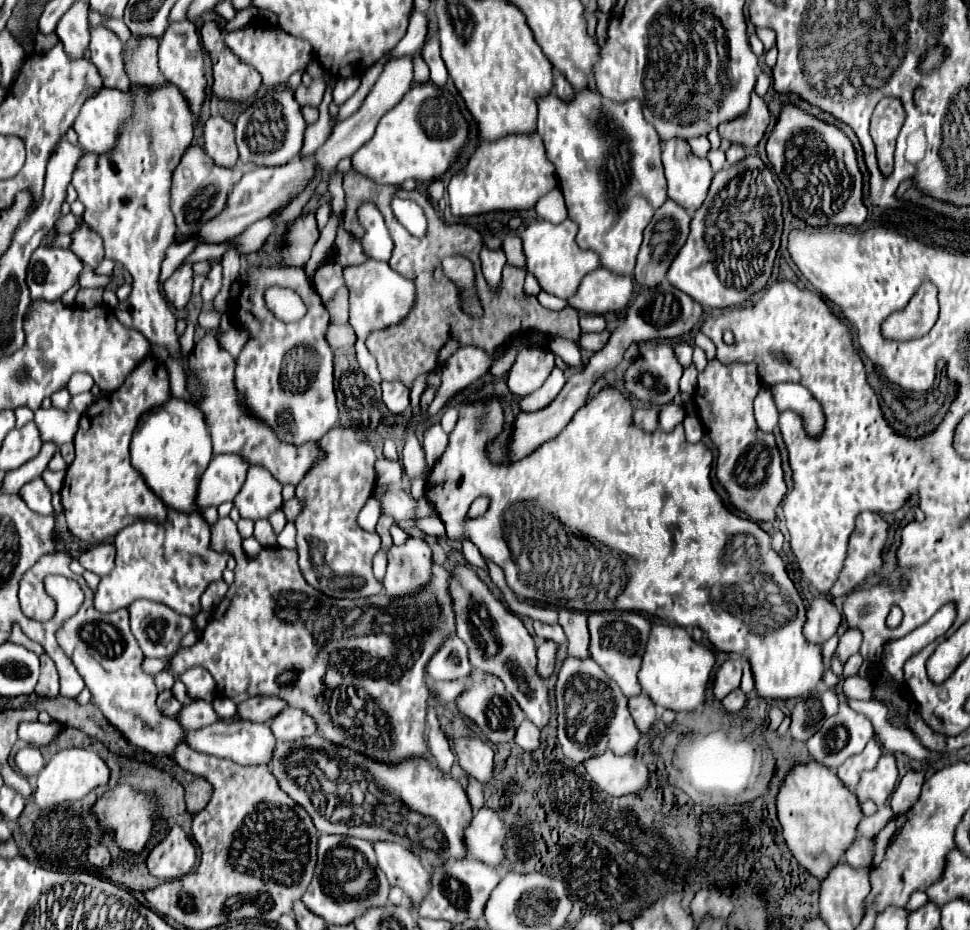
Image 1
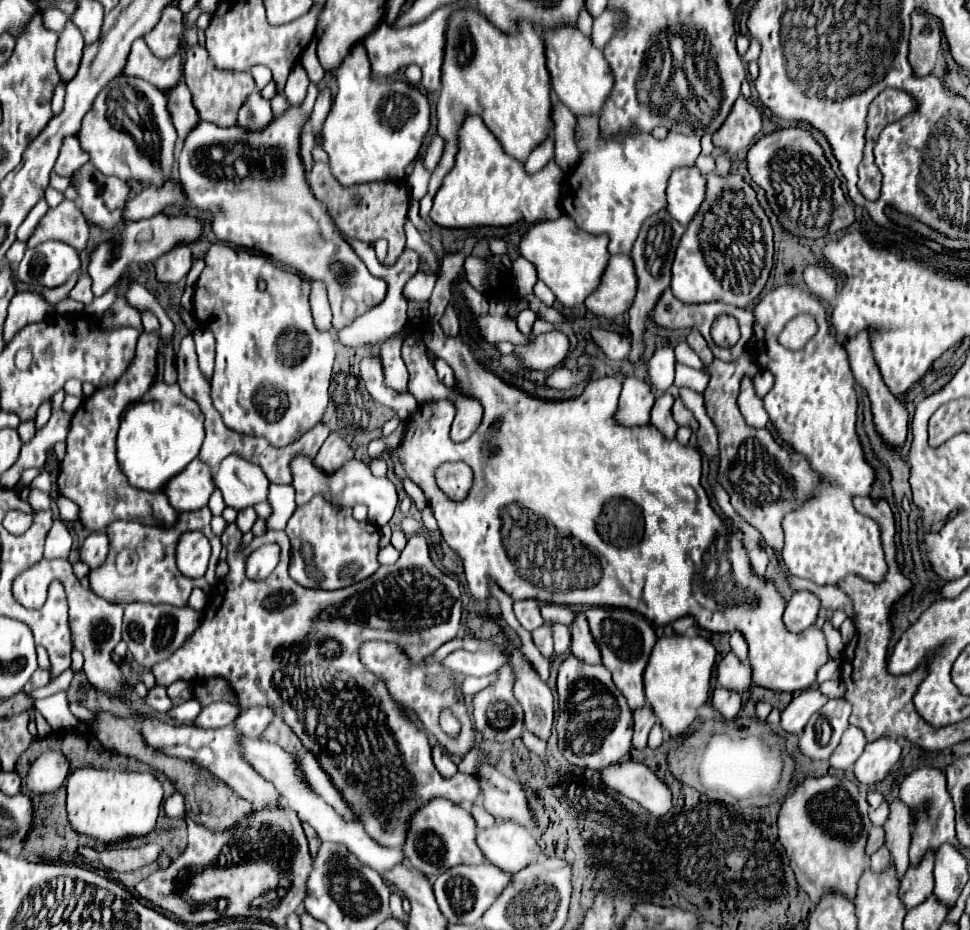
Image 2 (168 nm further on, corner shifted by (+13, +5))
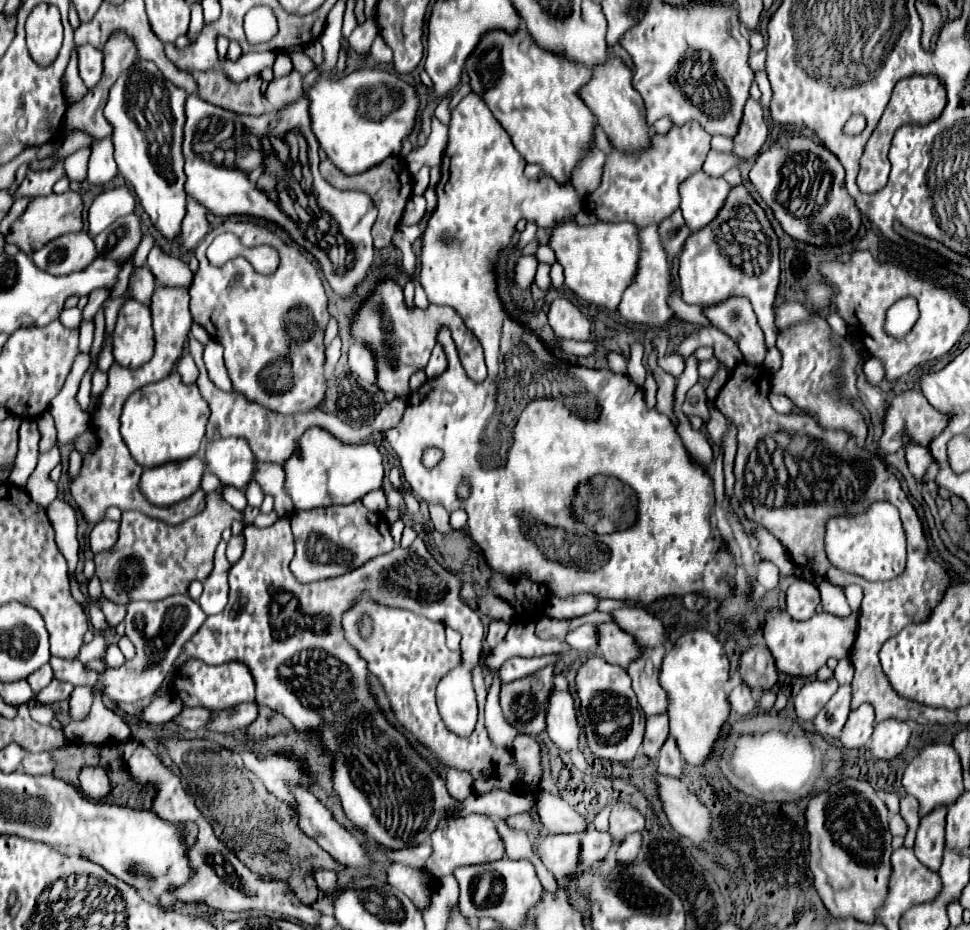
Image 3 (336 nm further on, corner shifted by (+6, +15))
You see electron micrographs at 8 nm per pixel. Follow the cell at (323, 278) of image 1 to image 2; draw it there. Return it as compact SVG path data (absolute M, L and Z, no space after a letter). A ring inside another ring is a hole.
M319 281L311 283L311 311L313 311L315 327L319 331L329 331L331 329L331 309L327 301L327 291Z

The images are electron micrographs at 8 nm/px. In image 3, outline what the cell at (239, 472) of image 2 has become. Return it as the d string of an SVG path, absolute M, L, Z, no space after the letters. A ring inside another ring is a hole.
M228 437L224 441L206 443L206 465L218 475L224 485L232 485L240 491L246 489L246 485L254 481L254 463L256 457L248 441L240 437Z

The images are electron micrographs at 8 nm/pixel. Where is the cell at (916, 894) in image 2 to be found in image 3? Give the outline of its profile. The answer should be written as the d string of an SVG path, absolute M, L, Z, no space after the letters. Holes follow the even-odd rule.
M934 809L928 817L920 821L914 855L928 869L938 869L944 853L944 817L946 809Z

